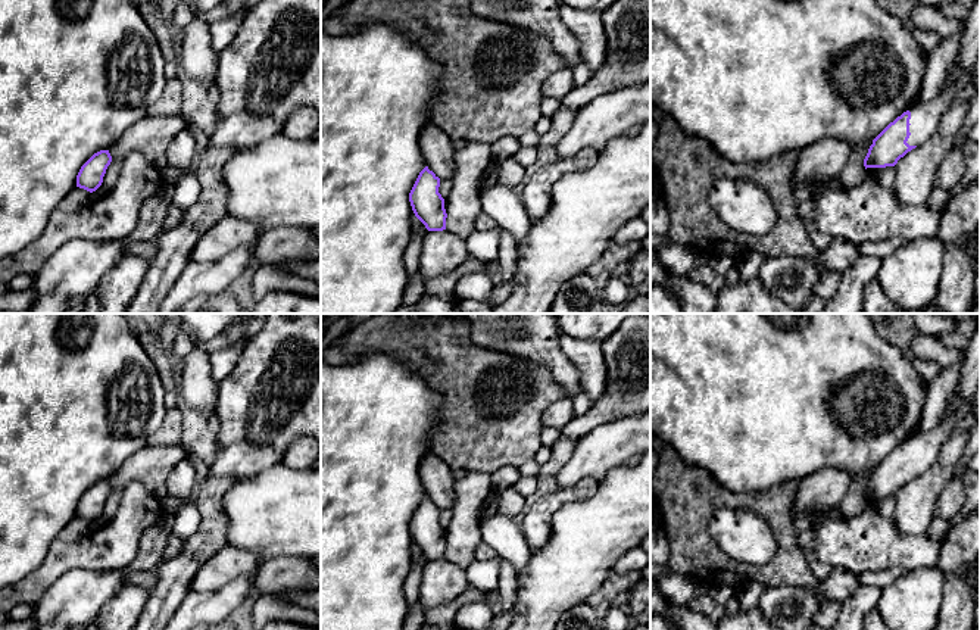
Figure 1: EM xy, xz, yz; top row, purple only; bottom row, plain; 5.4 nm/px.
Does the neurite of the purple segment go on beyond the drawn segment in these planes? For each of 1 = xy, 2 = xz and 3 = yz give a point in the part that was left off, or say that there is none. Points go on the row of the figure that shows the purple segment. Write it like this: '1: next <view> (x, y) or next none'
1: next none
2: next none
3: next yz (924, 121)

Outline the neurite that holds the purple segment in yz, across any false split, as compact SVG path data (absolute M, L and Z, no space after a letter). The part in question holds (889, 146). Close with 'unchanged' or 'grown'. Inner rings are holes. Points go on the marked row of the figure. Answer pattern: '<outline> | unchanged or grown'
M980 0L976 1L967 18L965 32L959 37L958 49L952 65L948 68L946 77L939 88L937 96L928 102L915 102L912 107L890 122L874 140L864 159L867 168L895 166L901 158L917 146L927 141L939 128L940 119L952 105L954 97L954 71L973 69L980 57Z | grown

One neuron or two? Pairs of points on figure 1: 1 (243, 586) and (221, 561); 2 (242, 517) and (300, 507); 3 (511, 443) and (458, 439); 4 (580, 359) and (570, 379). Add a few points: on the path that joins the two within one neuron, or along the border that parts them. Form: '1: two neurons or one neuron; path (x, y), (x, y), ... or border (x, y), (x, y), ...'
1: two neurons; border (253, 570), (237, 576), (217, 589), (205, 590)
2: one neuron; path (256, 517), (286, 512)
3: one neuron; path (498, 439), (471, 439)
4: two neurons; border (558, 337), (559, 348), (577, 371), (583, 389)

